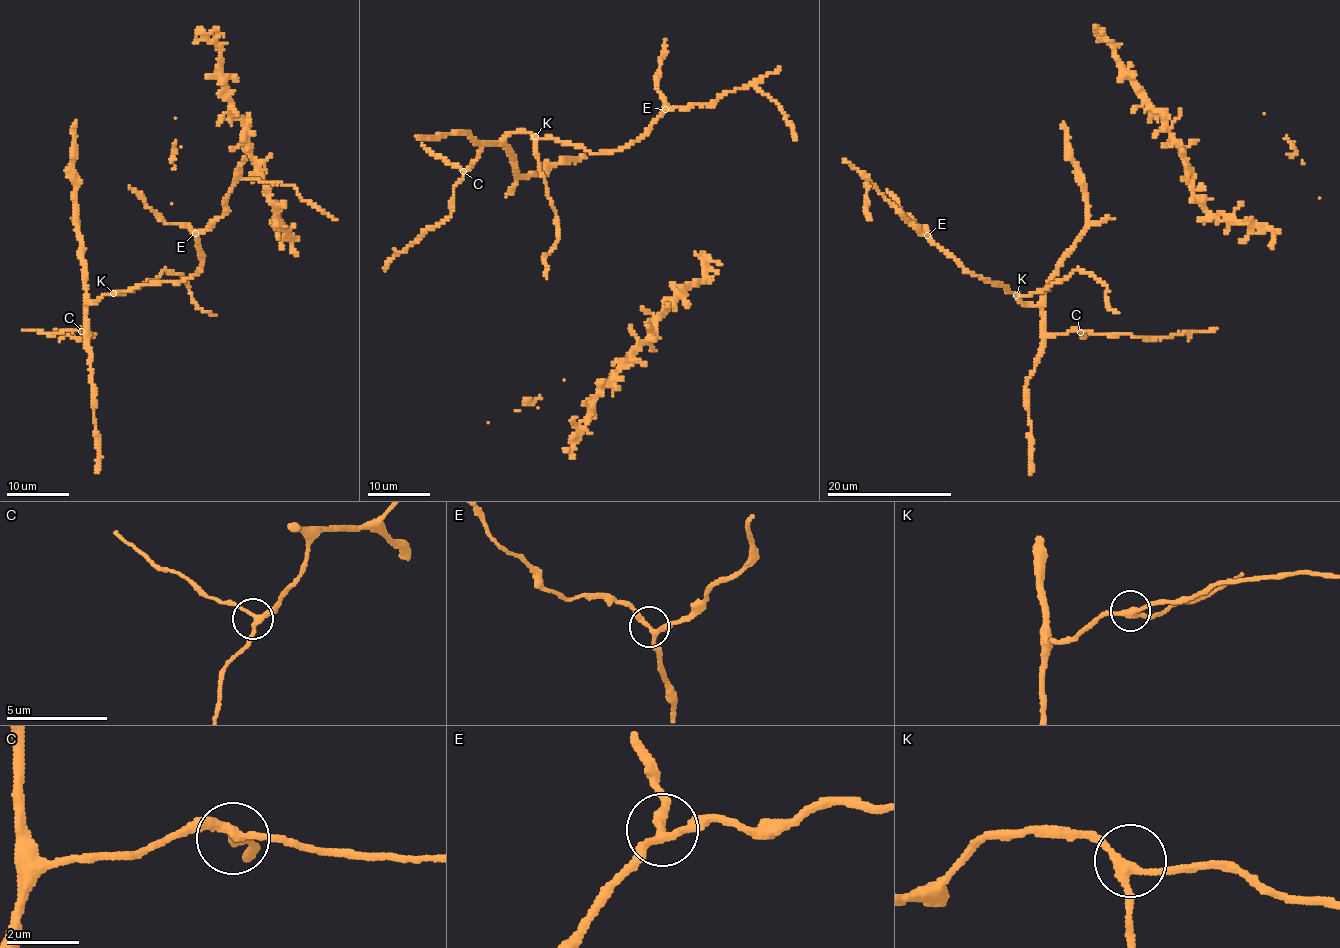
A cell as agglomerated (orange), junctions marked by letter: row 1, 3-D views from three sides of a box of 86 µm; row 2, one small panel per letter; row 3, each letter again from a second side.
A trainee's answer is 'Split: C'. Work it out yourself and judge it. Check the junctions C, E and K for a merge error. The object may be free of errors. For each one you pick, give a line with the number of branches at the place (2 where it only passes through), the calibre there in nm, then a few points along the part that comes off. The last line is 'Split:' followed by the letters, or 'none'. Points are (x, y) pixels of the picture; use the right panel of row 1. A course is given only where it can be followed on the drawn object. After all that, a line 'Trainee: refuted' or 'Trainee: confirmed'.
Split: none
Trainee: refuted

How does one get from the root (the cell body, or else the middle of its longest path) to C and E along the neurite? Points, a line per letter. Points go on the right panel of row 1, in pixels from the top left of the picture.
C: (1026, 295), (1017, 298), (1025, 305), (1035, 305), (1042, 310), (1044, 332), (1048, 336), (1080, 332)
E: (1026, 295), (1019, 297), (1005, 292), (1006, 287), (973, 275), (928, 234)

